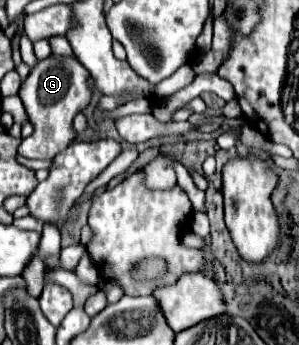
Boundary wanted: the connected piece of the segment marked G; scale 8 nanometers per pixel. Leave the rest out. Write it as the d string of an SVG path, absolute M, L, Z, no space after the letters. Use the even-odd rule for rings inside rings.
M50 55L30 69L30 75L24 79L18 95L30 115L30 123L34 125L34 133L22 139L18 155L26 159L52 159L74 141L76 135L72 131L72 119L90 105L92 79L88 69L74 55Z

